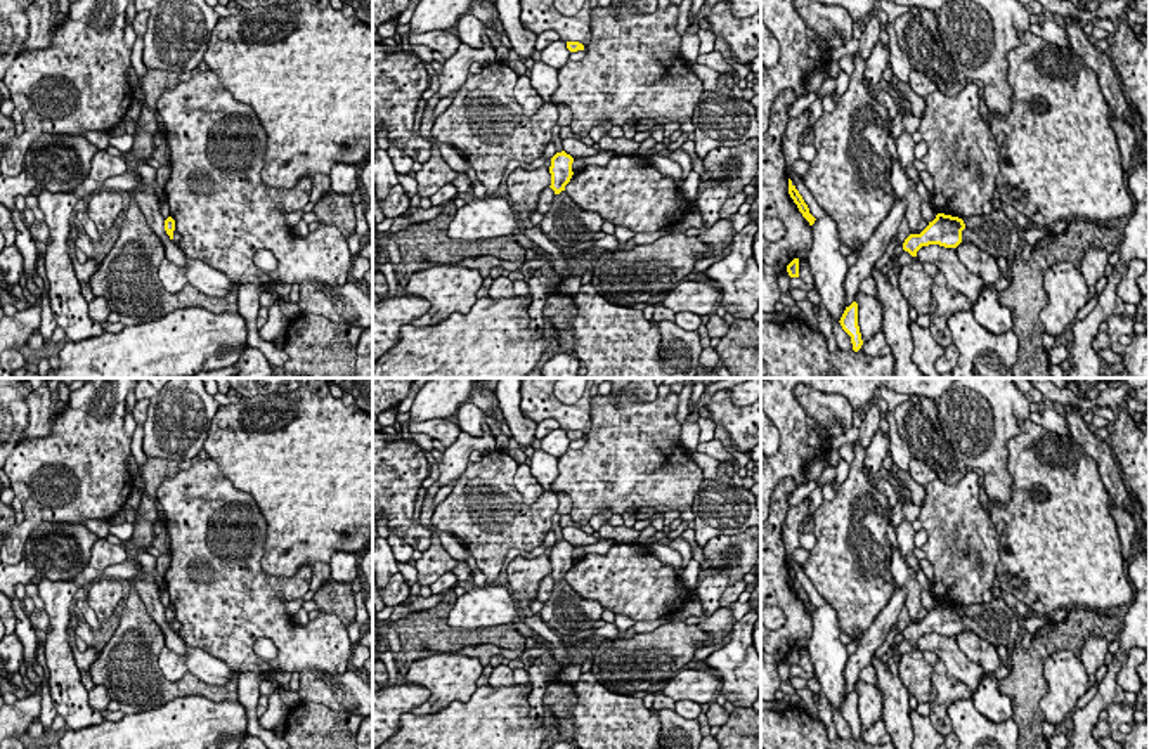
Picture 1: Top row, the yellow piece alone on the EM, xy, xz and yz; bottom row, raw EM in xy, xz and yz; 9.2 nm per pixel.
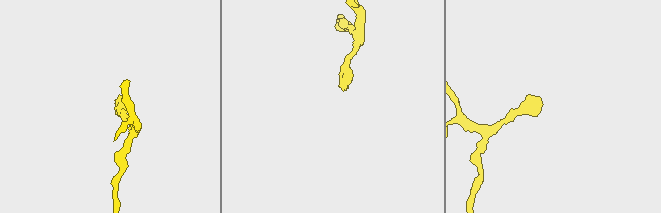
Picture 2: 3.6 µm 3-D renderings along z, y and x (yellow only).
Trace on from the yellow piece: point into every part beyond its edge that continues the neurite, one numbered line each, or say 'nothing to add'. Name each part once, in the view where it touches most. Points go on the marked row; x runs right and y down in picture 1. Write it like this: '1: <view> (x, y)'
1: yz (997, 234)

